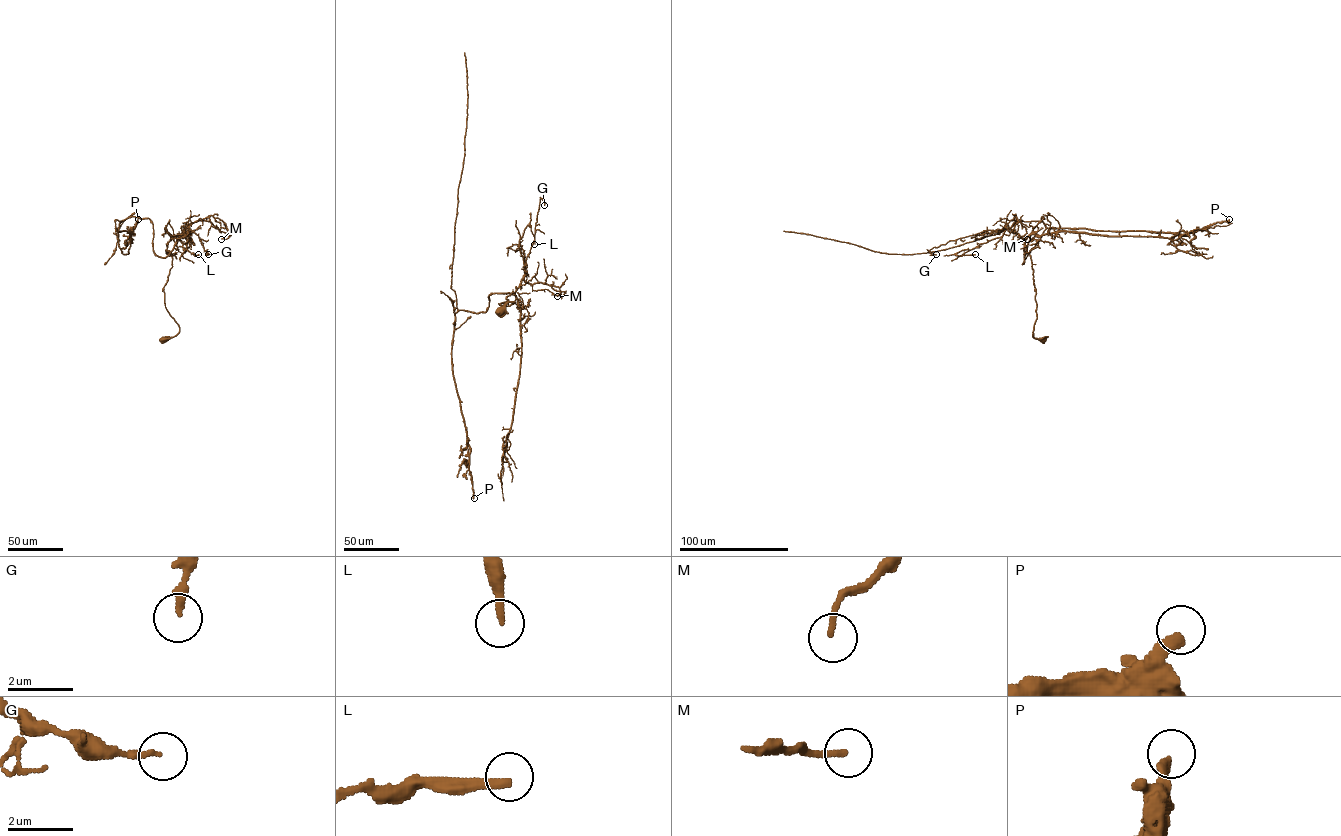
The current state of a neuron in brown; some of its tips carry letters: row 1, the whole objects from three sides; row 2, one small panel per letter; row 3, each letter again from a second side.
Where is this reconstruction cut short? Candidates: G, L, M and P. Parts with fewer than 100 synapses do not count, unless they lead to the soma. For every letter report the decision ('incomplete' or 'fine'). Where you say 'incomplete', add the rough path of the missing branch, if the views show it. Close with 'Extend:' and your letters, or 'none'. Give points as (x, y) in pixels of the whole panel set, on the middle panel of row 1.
G: fine
L: fine
M: fine
P: fine
Extend: none

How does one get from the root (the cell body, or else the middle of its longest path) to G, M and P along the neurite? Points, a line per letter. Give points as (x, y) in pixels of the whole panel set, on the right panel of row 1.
G: (1043, 340), (1033, 336), (1033, 269), (1025, 241), (1017, 234), (1008, 228), (986, 230), (929, 250), (936, 254)
M: (1043, 340), (1033, 336), (1033, 269), (1014, 223), (1021, 220), (1027, 239)
P: (1043, 340), (1033, 336), (1036, 290), (1025, 246), (1024, 257), (1042, 217), (1048, 228), (1180, 234), (1229, 219)

